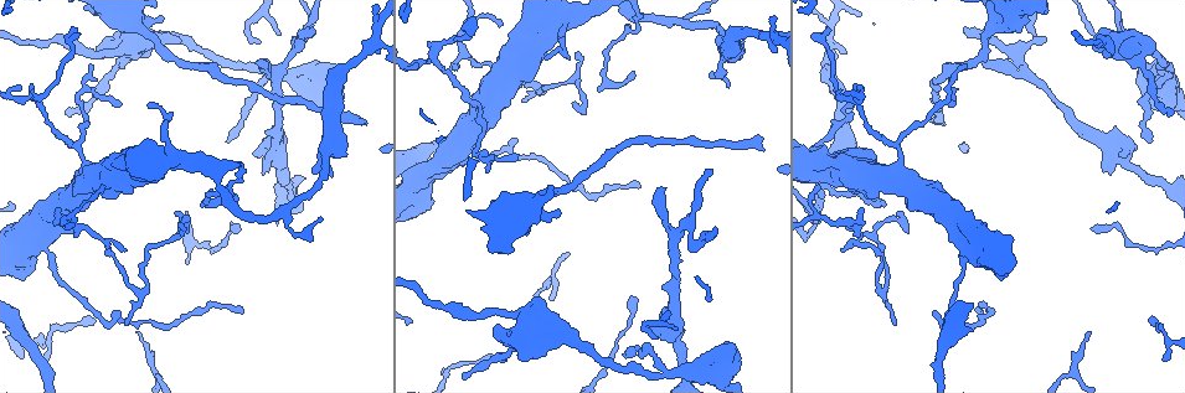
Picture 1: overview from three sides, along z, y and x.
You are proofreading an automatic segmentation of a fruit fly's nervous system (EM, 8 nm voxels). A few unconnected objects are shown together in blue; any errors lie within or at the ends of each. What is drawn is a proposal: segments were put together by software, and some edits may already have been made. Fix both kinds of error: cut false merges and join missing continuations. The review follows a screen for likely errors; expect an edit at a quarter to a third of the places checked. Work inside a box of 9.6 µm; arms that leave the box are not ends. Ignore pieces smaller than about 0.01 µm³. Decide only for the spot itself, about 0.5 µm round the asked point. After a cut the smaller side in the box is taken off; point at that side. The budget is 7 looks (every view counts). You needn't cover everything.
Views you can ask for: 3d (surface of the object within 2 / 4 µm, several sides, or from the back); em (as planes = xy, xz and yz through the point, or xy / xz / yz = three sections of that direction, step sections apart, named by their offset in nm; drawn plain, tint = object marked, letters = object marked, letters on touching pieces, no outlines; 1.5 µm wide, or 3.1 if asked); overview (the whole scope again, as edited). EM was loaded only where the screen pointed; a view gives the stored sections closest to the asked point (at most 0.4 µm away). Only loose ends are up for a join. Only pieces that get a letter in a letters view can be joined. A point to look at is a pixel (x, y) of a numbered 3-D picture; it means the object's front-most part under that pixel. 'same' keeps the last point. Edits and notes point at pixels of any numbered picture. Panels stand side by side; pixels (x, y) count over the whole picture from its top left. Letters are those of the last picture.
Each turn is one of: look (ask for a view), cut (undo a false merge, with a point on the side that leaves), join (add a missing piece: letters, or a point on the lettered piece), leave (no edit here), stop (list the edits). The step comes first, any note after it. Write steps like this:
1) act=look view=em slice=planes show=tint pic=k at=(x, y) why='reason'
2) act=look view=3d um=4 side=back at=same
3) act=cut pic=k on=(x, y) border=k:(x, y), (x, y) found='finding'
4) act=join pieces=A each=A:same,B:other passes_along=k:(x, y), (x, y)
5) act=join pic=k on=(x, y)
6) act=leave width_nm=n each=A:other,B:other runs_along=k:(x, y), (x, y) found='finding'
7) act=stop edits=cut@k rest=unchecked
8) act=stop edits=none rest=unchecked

act=look view=em slice=planes show=letters pic=1 at=(532, 295) why='branch stops here'

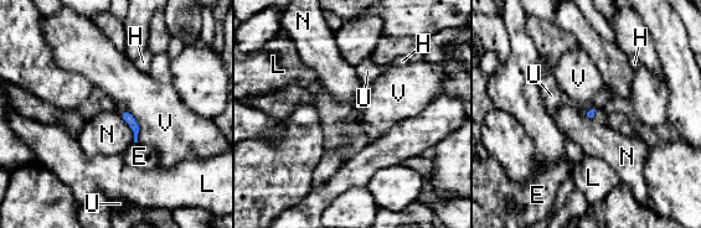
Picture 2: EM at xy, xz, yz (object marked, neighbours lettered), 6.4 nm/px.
act=leave each=E:other,H:other,L:other,N:other,U:other,V:other border=2:(119, 114), (129, 125), (134, 141) found='no lettered piece goes on from it'

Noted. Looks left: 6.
act=look view=3d um=4 pic=1 at=(641, 187) why='tapers out'

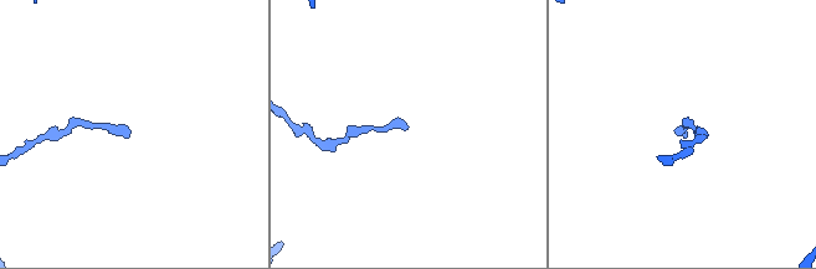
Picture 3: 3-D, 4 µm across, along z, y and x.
act=look view=em slice=xz step=8 show=tint pic=3 at=(408, 127) why='need the tissue'

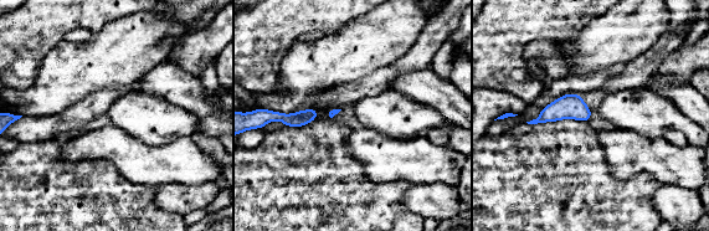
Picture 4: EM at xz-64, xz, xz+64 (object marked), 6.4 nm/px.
act=look view=em slice=planes show=letters at=same why='cut it another way'

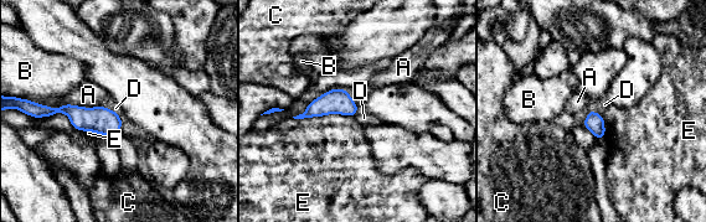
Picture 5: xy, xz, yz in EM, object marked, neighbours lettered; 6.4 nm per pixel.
act=leave each=A:other,B:other,C:other,D:other,E:other found='no lettered piece goes on from it'

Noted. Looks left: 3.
act=look view=em slice=planes show=letters pic=1 at=(366, 121) why='end of a long branch'

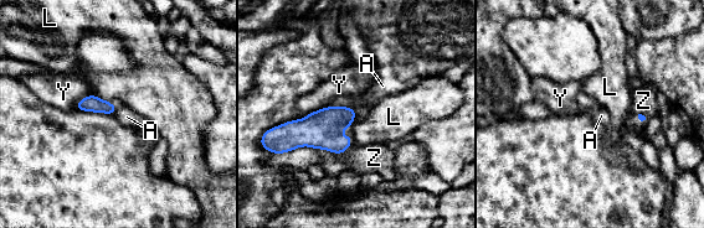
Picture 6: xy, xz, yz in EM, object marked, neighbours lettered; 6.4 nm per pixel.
act=leave each=A:other,L:other,Y:other,Z:other found='none of them fits'

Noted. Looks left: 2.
act=stop edits=none rest=unchecked

